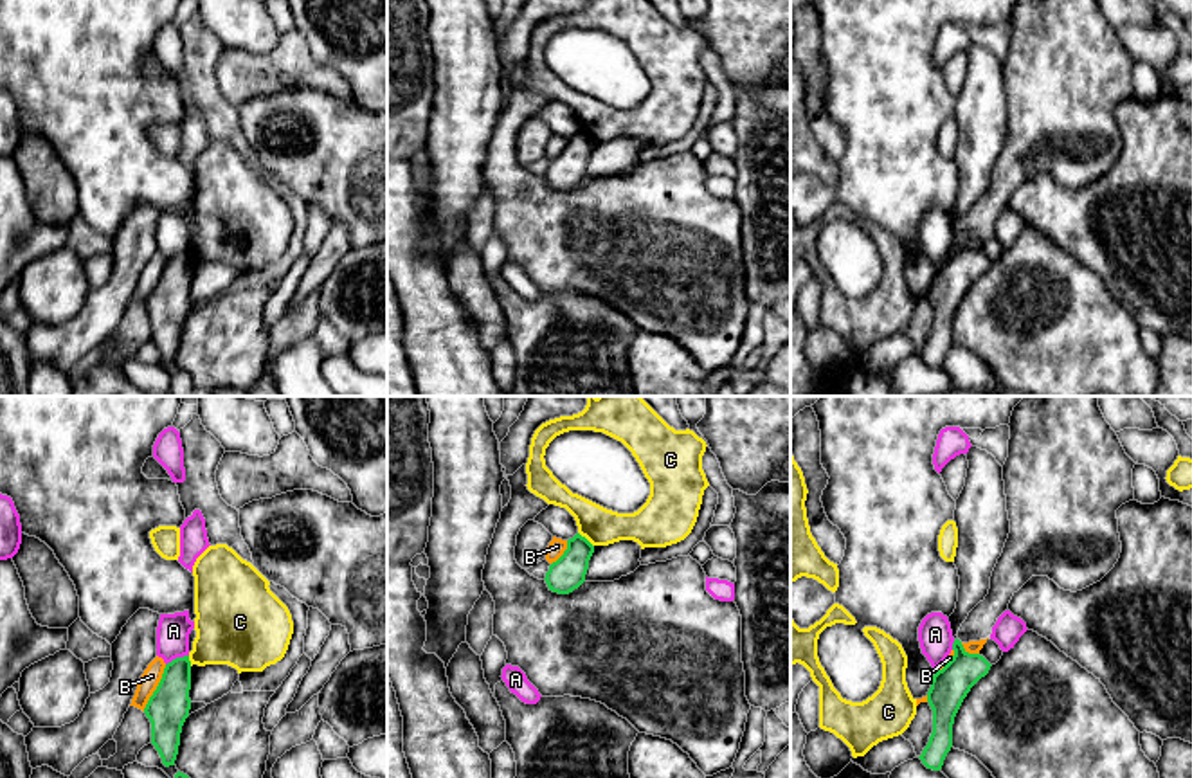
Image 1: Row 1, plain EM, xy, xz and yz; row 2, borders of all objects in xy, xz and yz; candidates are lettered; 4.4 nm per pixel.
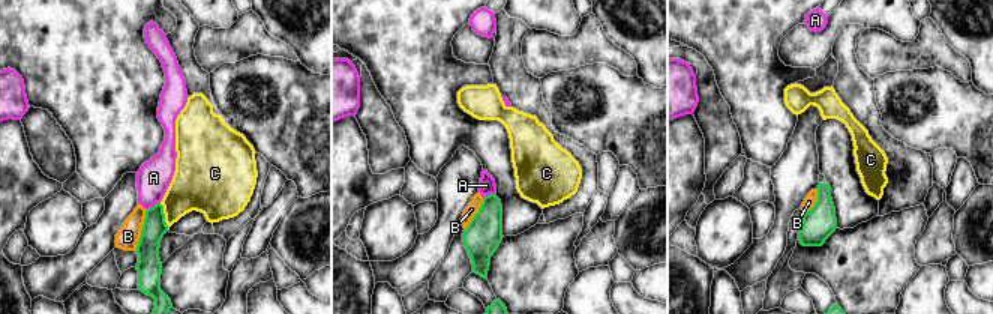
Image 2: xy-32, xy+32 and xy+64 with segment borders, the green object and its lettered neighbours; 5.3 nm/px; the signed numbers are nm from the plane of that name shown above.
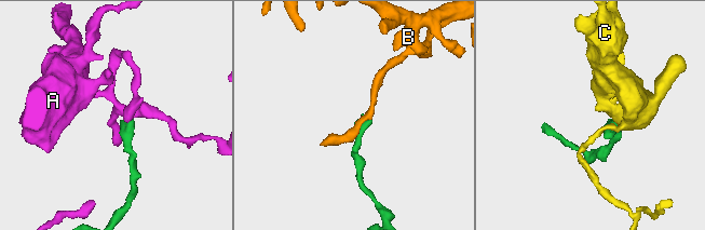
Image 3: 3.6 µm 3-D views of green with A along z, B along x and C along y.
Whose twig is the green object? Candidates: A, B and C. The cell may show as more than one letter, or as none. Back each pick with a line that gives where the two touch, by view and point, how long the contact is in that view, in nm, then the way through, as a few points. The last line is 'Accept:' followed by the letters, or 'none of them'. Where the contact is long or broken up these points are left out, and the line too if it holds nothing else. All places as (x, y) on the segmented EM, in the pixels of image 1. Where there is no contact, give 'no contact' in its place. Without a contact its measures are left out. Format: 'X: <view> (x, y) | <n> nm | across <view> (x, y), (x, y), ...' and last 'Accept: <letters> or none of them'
Accept: none of them

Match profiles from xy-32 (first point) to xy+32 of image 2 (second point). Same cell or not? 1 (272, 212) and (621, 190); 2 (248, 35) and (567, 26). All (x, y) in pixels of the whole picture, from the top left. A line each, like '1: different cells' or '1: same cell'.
1: same cell
2: different cells

